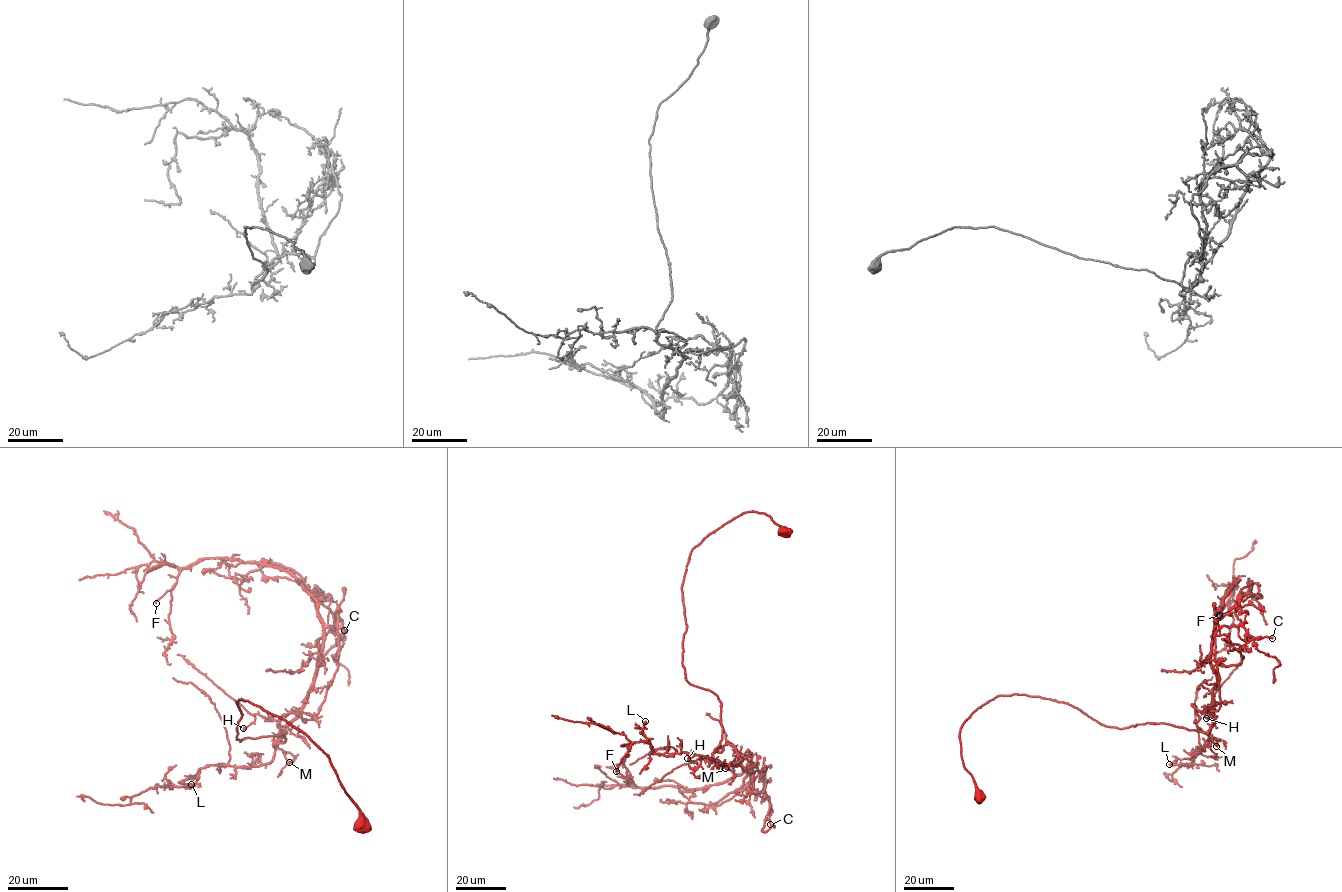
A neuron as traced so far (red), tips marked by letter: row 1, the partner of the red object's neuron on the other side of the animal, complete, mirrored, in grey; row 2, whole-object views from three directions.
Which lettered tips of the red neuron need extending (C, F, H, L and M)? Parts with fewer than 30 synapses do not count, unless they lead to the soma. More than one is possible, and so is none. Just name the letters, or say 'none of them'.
C

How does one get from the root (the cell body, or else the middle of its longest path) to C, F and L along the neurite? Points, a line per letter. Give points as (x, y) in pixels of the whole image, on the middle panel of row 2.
C: (783, 530), (741, 513), (692, 549), (681, 588), (686, 679), (720, 703), (713, 758), (753, 767), (770, 824)
F: (783, 530), (741, 513), (681, 588), (686, 679), (720, 703), (713, 758), (753, 764), (692, 790), (616, 771)
L: (783, 530), (743, 512), (688, 558), (682, 663), (720, 703), (714, 760), (652, 753), (645, 721)

